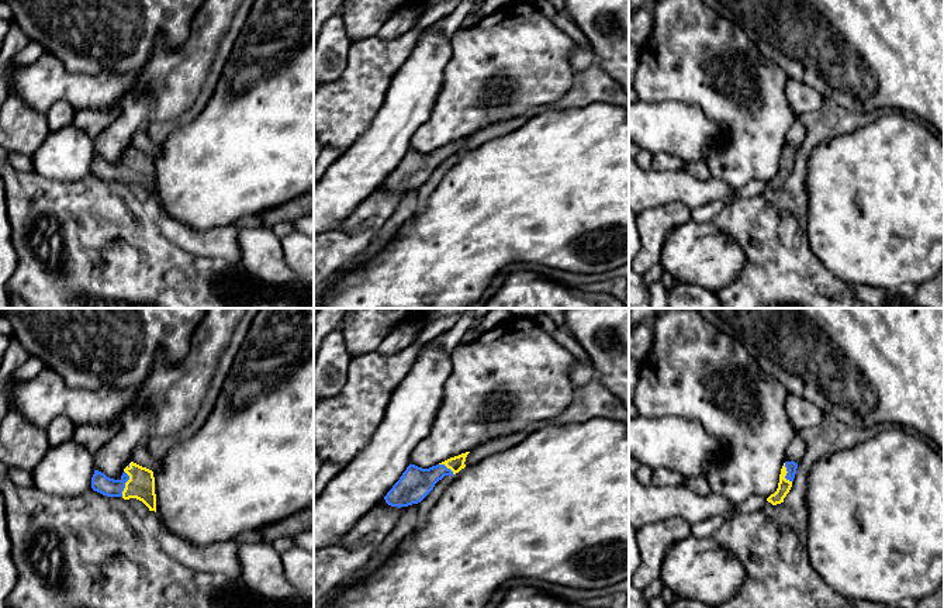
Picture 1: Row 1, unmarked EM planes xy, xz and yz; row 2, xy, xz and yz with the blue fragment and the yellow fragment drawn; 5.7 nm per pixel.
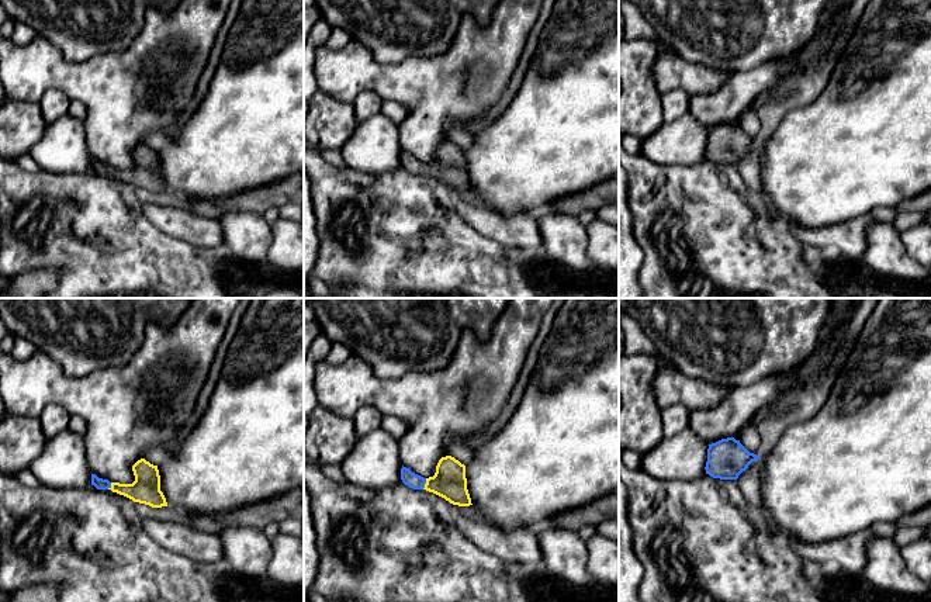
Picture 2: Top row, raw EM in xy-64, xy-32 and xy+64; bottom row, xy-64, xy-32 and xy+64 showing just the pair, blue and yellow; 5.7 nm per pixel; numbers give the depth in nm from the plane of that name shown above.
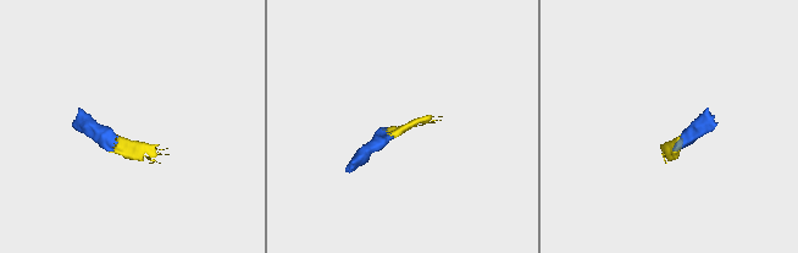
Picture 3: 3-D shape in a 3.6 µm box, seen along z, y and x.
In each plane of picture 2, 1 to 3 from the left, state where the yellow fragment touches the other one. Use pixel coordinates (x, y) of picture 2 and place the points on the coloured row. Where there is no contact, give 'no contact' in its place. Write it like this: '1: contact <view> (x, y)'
1: contact xy-64 (110, 485)
2: contact xy-32 (425, 483)
3: no contact

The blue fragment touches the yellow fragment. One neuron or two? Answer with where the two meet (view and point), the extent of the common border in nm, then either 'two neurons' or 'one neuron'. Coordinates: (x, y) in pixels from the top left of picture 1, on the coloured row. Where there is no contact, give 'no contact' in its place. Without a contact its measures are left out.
xy (125, 482) | 150 nm | one neuron

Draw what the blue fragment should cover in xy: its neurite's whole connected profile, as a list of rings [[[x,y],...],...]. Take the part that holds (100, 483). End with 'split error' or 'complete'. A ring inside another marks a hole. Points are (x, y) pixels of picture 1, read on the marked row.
[[[131,462],[120,480],[107,477],[94,470],[91,488],[107,497],[122,497],[124,500],[136,498],[142,501],[149,511],[156,512],[156,494],[153,471]]] | split error

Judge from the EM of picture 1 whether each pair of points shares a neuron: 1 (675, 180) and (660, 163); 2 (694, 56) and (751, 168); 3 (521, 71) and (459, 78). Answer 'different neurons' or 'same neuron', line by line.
1: different neurons
2: same neuron
3: same neuron

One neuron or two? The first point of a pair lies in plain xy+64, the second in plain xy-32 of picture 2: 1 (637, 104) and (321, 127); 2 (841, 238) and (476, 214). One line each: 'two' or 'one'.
1: one
2: one

